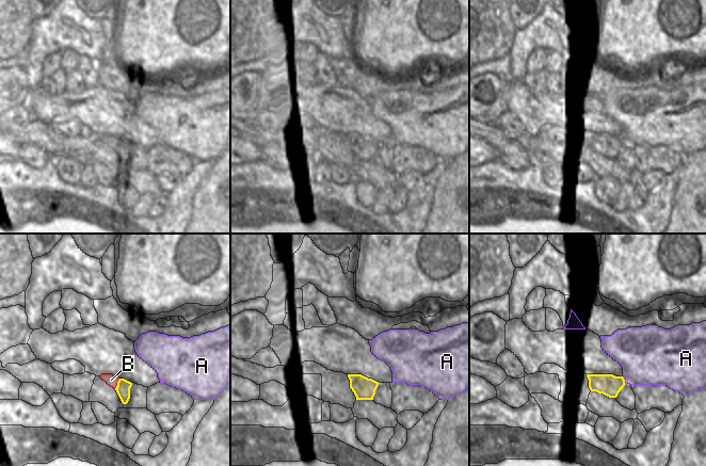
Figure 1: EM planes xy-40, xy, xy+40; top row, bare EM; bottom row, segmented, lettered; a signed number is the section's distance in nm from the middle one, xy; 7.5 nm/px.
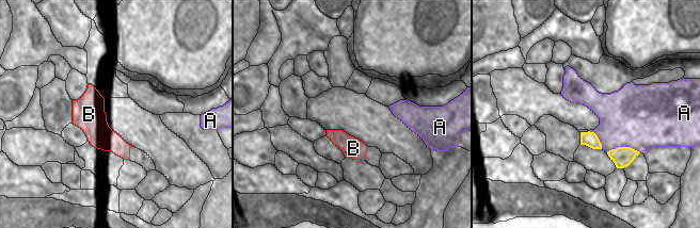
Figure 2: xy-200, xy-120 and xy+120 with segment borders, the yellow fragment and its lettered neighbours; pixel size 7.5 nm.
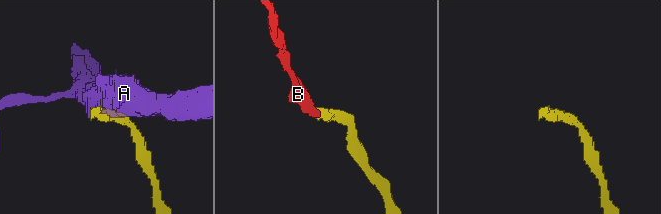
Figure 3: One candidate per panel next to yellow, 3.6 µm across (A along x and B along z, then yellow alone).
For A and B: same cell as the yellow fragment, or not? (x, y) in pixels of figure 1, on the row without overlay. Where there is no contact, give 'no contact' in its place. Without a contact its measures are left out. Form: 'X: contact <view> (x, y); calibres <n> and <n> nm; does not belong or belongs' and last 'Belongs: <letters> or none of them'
A: contact xy+40 (624, 141); calibres 160 and 420 nm; does not belong
B: contact xy-40 (117, 145); calibres 110 and 80 nm; belongs
Belongs: B

